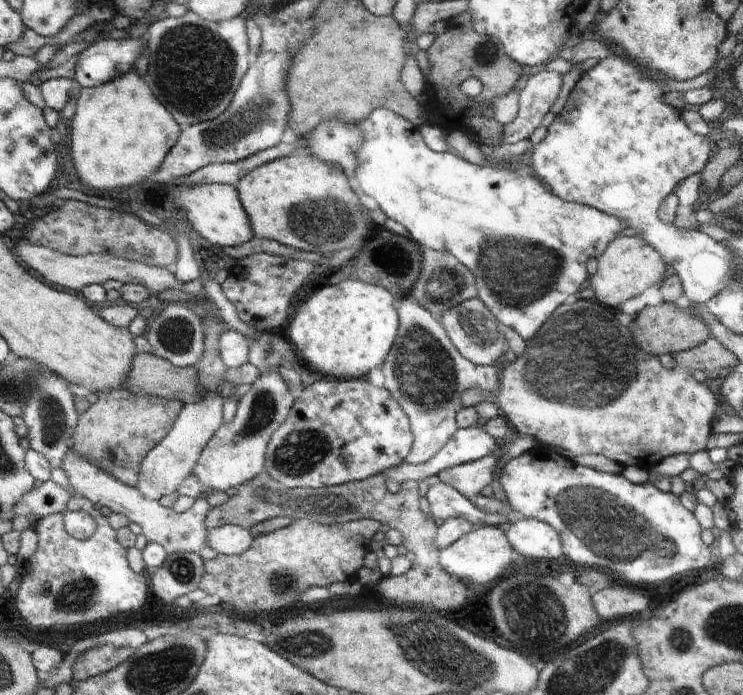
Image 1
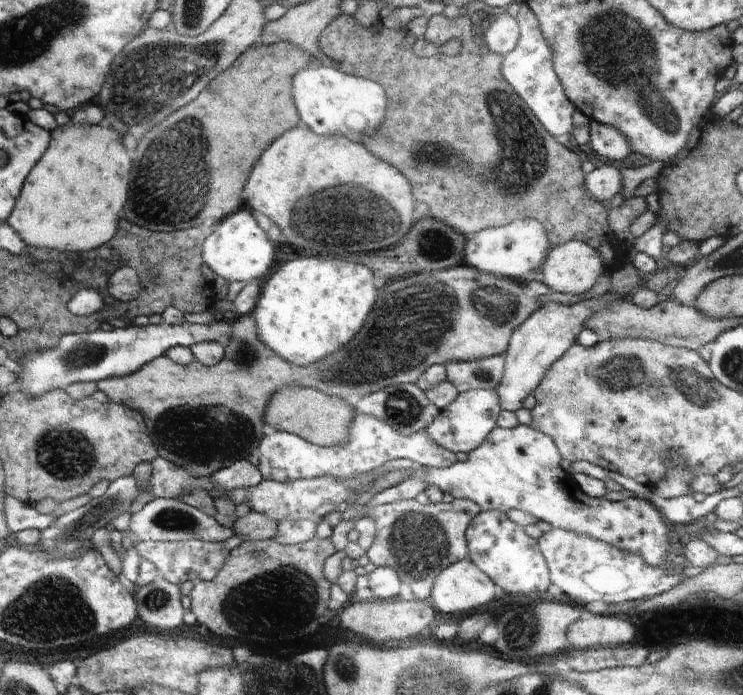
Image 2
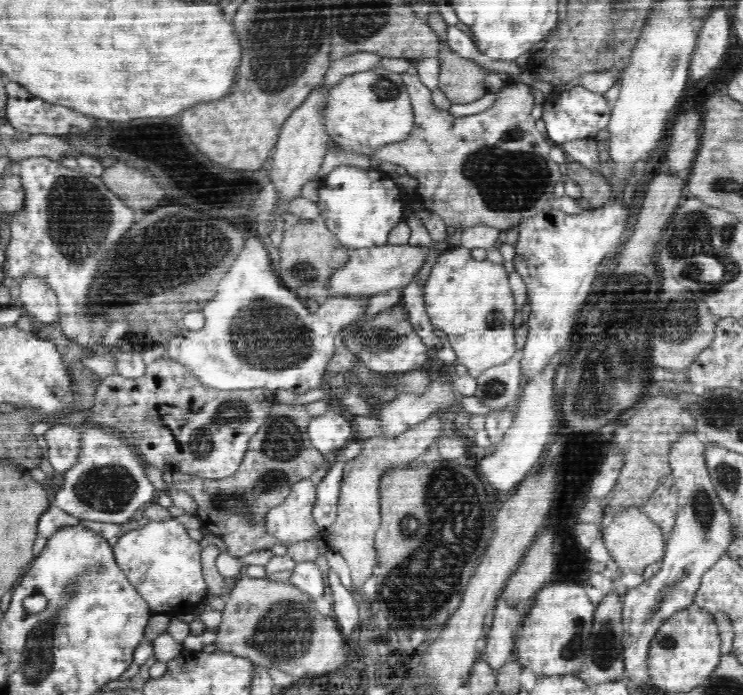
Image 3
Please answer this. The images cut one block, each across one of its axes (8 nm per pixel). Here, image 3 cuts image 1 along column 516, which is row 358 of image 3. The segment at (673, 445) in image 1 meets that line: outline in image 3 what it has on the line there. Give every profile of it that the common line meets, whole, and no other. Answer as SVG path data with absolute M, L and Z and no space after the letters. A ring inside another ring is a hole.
M403 300L374 315L371 319L362 316L361 319L342 327L338 340L344 341L346 348L357 356L364 366L377 373L392 372L401 374L412 370L420 370L428 362L429 348L410 323L409 313Z

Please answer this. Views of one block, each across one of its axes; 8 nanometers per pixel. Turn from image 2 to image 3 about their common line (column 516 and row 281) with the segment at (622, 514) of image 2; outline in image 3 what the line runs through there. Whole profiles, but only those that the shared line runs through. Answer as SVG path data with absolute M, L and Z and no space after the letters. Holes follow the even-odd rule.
M462 246L446 250L437 258L423 289L425 310L436 329L448 335L448 341L456 353L456 363L466 366L469 374L477 378L484 370L494 365L504 364L512 357L518 357L514 328L516 300L509 284L509 274L502 264L486 260L476 260L470 249Z

